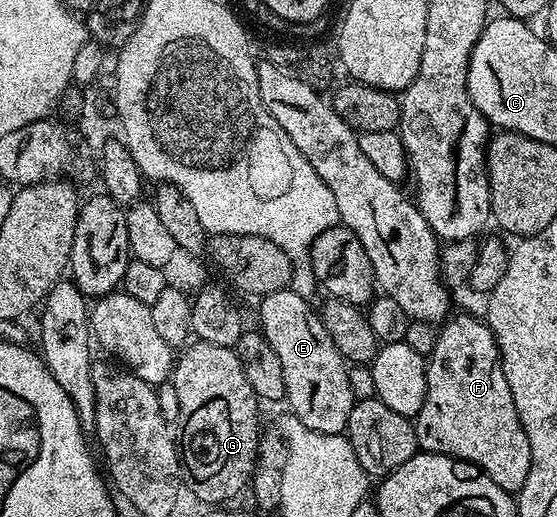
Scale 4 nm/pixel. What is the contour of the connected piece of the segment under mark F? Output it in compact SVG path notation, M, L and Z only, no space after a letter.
M466 313L459 317L454 315L438 329L438 342L428 358L426 378L428 387L424 407L420 407L414 421L419 450L472 463L507 493L517 494L518 489L524 487L524 479L528 479L528 435L524 435L520 415L516 415L516 399L512 399L512 391L508 391L508 379L504 379L502 356L494 333L481 316L469 317Z

